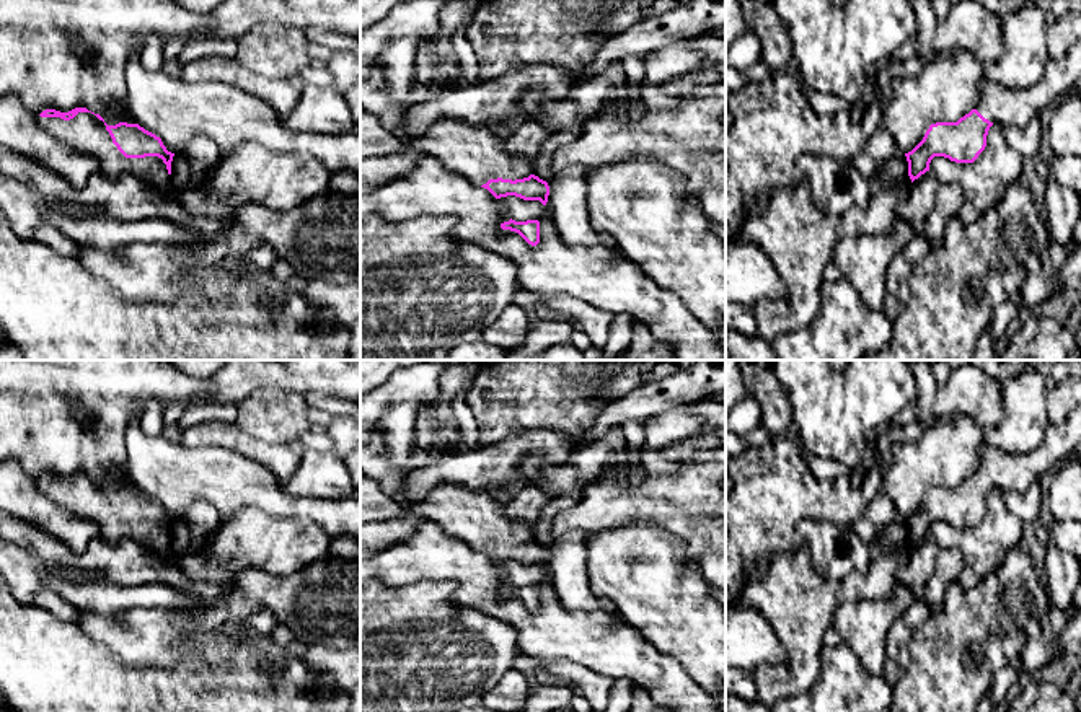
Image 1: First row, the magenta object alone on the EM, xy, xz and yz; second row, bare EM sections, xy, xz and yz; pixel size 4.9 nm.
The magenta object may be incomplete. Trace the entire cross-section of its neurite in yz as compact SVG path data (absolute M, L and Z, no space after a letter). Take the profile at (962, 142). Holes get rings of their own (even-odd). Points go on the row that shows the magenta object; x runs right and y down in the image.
M1081 41L1074 42L1063 57L1050 59L1040 81L1029 90L1003 88L985 80L978 104L968 114L957 122L931 124L923 140L905 153L911 182L929 171L934 156L973 163L985 150L993 124L1026 125L1043 108L1074 91L1079 80Z

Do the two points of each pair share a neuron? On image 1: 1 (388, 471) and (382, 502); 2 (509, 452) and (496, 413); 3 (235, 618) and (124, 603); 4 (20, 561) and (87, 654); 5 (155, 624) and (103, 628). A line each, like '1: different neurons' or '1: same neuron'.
1: different neurons
2: different neurons
3: different neurons
4: different neurons
5: same neuron

